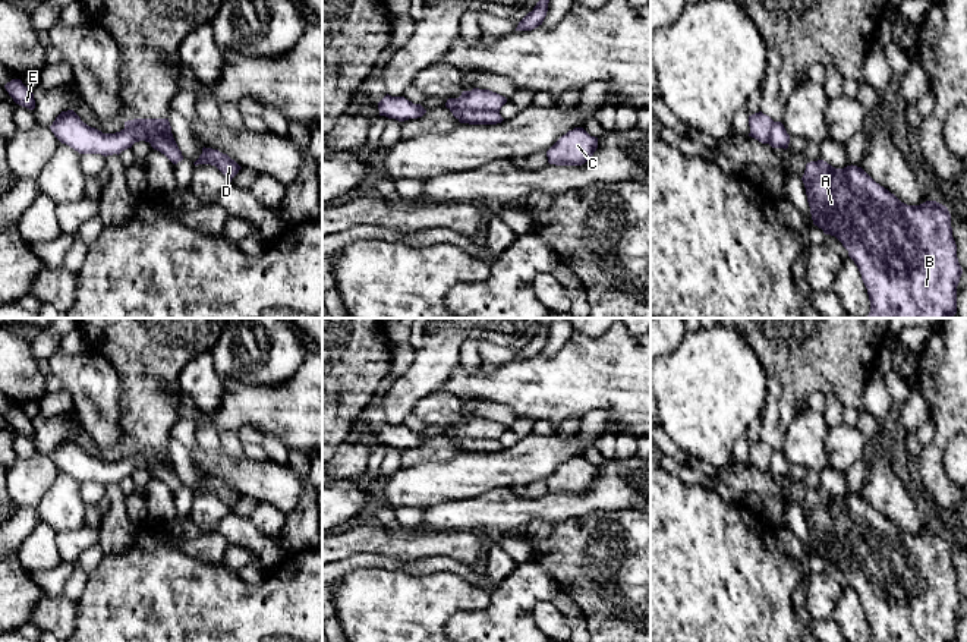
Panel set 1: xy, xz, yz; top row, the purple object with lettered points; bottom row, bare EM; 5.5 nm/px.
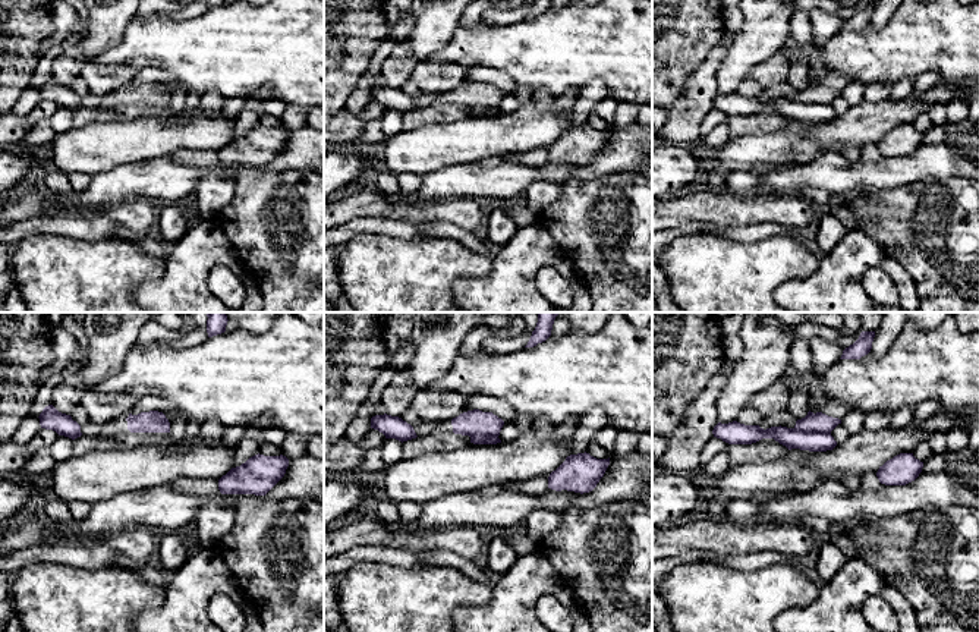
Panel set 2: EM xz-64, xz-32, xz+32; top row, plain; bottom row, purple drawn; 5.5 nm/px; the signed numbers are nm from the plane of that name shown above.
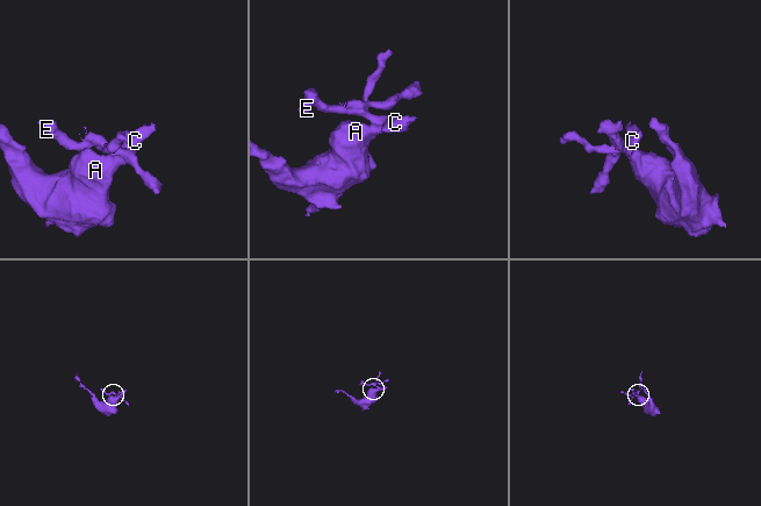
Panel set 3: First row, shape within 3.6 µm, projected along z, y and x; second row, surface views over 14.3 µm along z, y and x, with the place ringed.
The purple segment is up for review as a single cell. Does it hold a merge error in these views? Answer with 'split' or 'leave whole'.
split

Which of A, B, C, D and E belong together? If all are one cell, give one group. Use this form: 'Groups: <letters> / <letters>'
Groups: A B C E / D

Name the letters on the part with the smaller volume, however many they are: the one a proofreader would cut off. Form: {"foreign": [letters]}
{"foreign": ["D"]}

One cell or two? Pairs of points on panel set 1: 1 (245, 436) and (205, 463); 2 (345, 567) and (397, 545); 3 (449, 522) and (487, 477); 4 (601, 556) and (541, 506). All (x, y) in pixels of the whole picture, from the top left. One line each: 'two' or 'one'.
1: two
2: two
3: two
4: two

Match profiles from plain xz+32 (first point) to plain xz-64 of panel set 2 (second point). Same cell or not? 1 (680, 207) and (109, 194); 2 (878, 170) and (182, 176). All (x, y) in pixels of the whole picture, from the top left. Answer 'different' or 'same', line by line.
1: different
2: same

